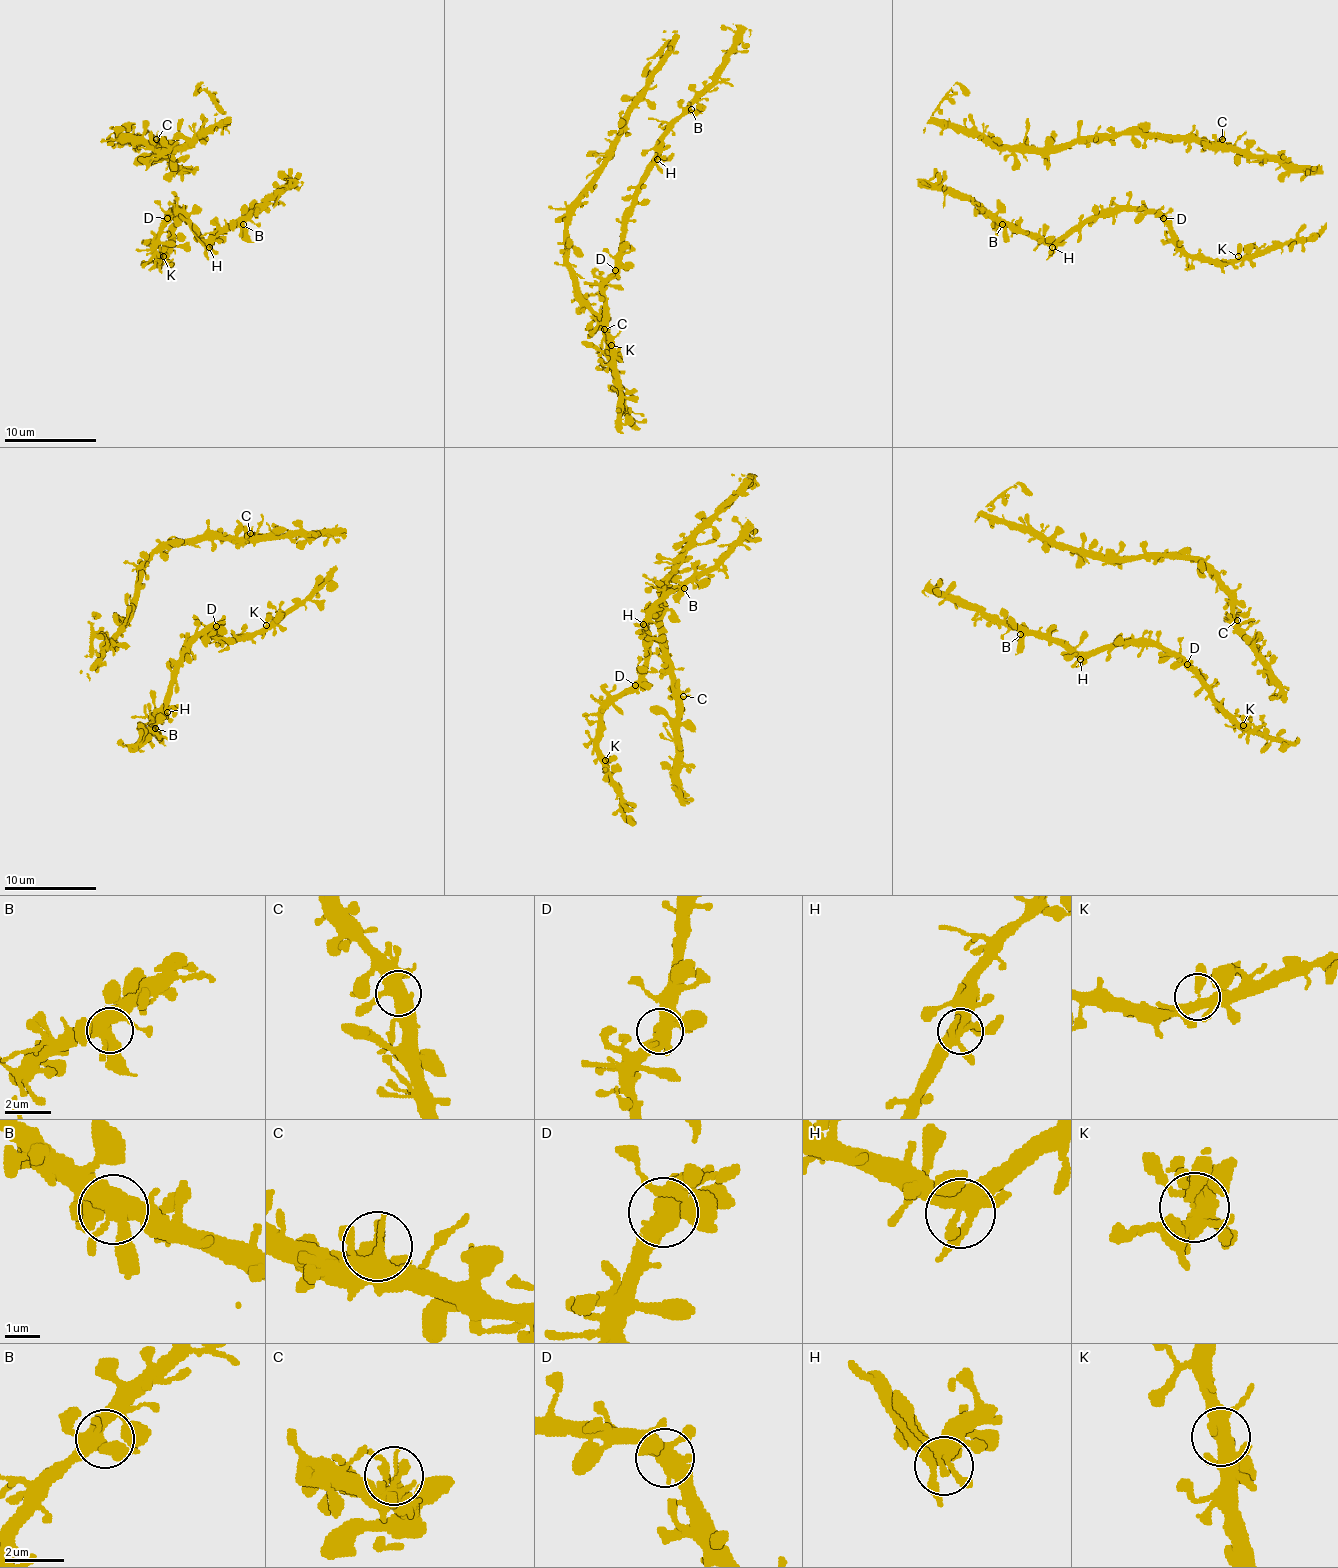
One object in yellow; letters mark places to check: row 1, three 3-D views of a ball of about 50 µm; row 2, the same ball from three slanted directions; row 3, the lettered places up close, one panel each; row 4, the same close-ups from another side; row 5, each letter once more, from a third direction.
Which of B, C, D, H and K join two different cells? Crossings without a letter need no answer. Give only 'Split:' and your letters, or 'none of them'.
Split: none of them

